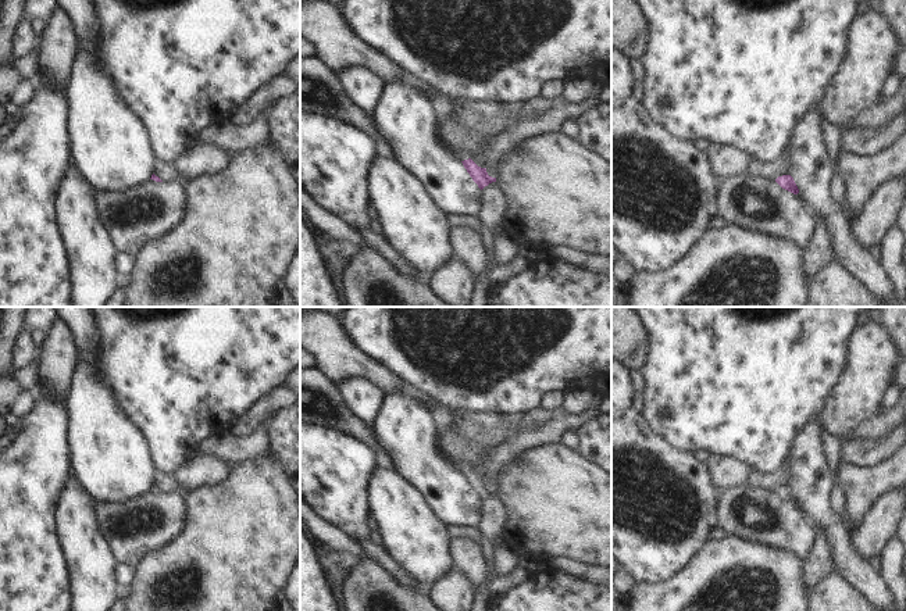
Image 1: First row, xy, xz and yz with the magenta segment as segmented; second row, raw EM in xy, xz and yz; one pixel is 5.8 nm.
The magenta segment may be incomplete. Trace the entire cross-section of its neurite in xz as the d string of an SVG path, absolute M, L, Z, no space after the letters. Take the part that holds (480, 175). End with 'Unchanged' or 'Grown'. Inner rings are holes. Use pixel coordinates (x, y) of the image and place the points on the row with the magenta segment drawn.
M471 158L464 160L461 162L467 172L470 174L470 176L472 178L472 181L482 190L489 183L496 182L496 172L500 161L502 158L492 161L488 168L478 167Z. Grown

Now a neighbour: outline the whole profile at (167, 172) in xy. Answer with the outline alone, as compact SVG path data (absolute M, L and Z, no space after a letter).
M161 160L153 162L153 174L165 183L185 182L172 164Z

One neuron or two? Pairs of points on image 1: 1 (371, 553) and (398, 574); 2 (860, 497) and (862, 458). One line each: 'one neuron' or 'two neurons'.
1: one neuron
2: two neurons

